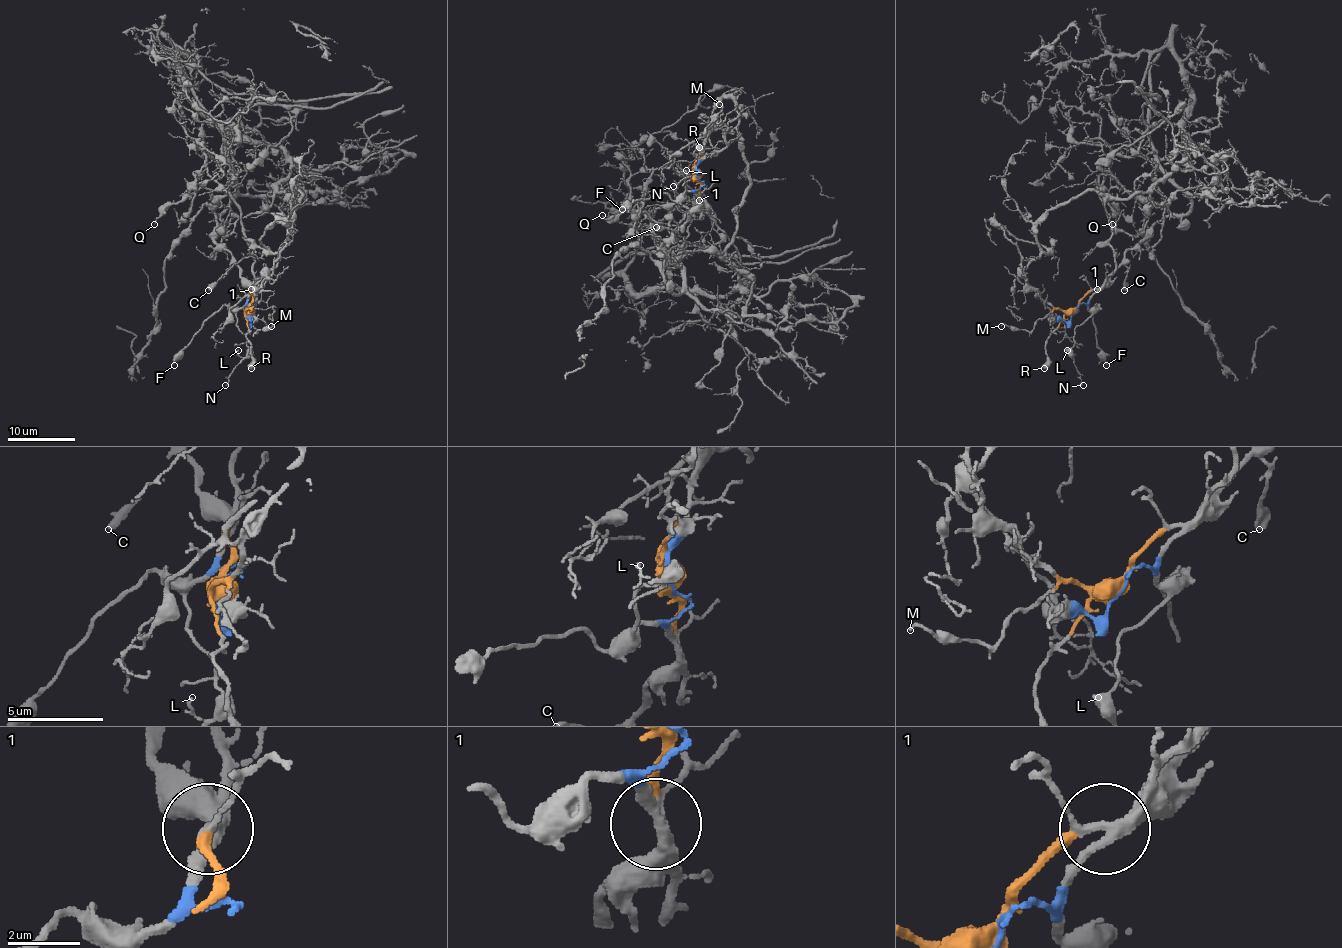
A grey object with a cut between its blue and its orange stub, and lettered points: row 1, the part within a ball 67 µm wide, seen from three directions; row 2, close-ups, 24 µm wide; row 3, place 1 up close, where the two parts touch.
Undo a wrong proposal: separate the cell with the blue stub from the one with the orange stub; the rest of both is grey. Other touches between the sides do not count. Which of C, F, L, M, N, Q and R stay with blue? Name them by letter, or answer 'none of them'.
F, L, N

